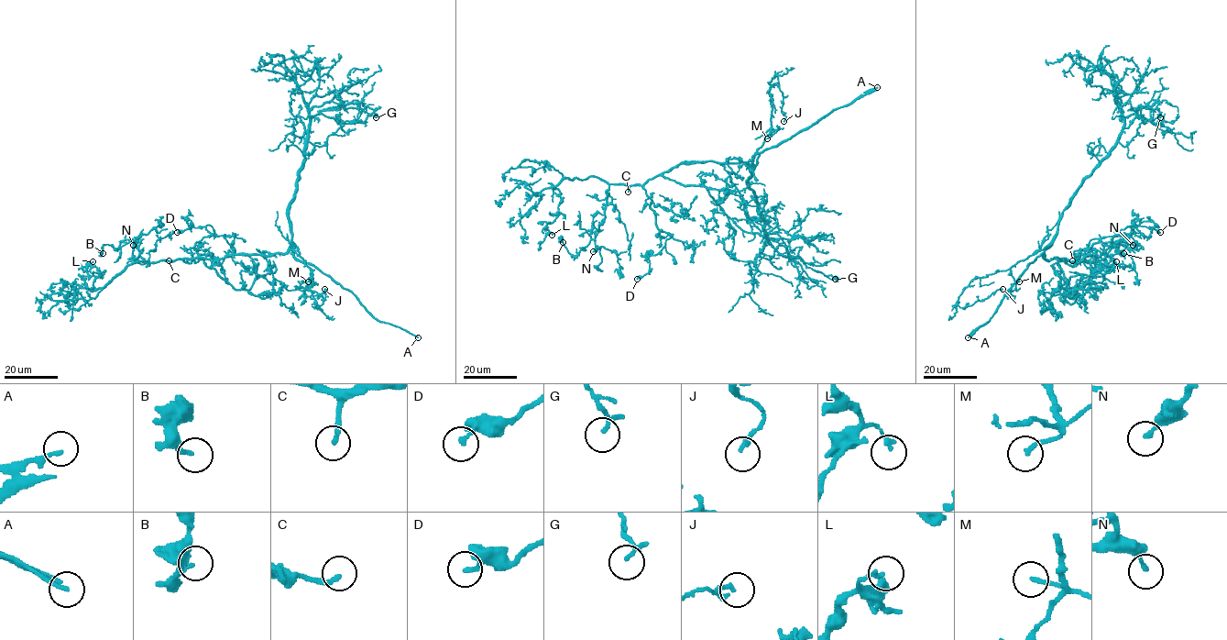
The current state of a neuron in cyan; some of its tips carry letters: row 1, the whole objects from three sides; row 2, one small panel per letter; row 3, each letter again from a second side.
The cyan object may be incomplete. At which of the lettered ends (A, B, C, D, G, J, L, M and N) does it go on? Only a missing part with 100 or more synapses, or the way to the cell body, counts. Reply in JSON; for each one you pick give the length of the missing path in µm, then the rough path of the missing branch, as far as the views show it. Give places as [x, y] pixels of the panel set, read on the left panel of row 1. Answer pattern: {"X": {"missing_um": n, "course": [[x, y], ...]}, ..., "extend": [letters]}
{"A": {"missing_um": 20, "course": [[418, 337], [447, 339]]}, "C": {"missing_um": 30, "course": [[169, 260], [172, 264], [172, 243], [181, 239]]}, "extend": ["A", "C"]}

